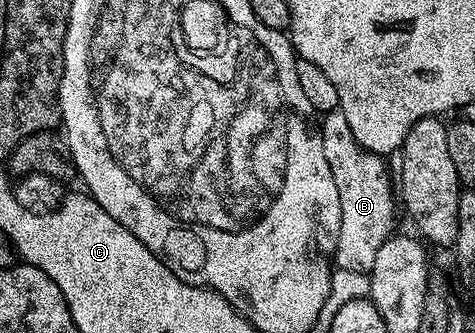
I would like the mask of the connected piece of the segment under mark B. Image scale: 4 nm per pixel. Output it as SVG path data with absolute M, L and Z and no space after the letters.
M340 109L323 115L321 122L324 123L319 123L318 133L330 164L330 173L334 176L334 184L338 184L338 200L342 204L342 228L338 232L334 262L348 274L368 276L374 268L378 248L382 248L384 241L393 233L396 210L398 214L394 182L388 179L385 159L362 149L358 140L354 140L350 124L346 124L346 116Z

